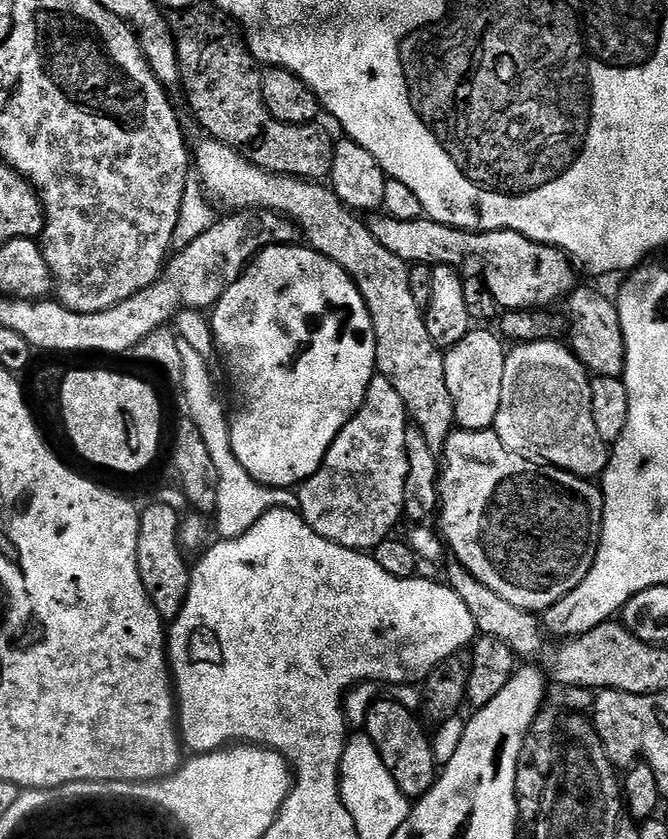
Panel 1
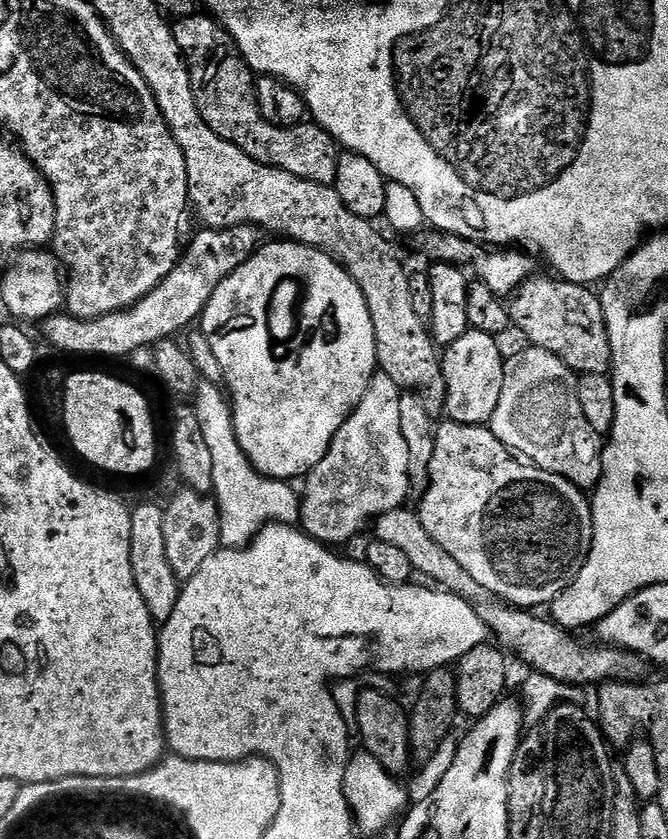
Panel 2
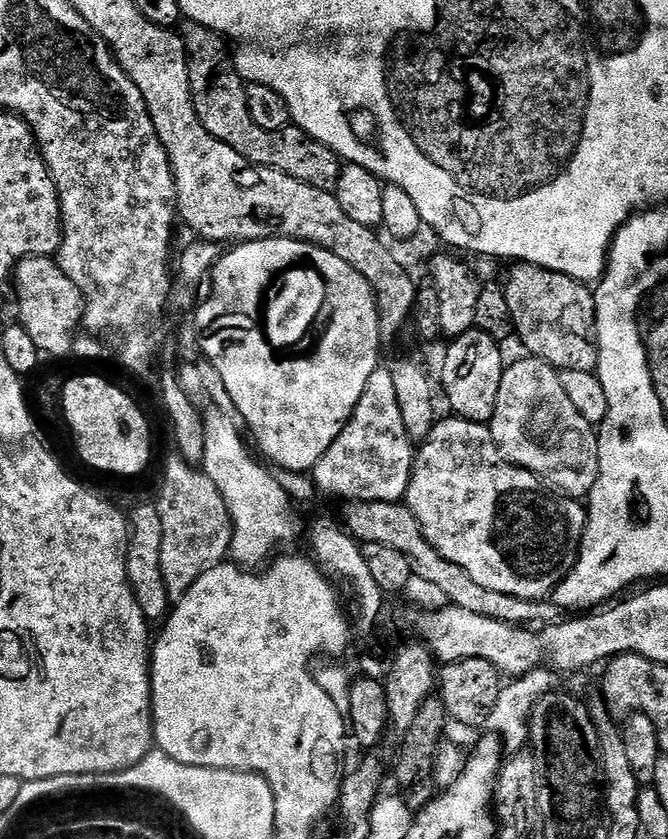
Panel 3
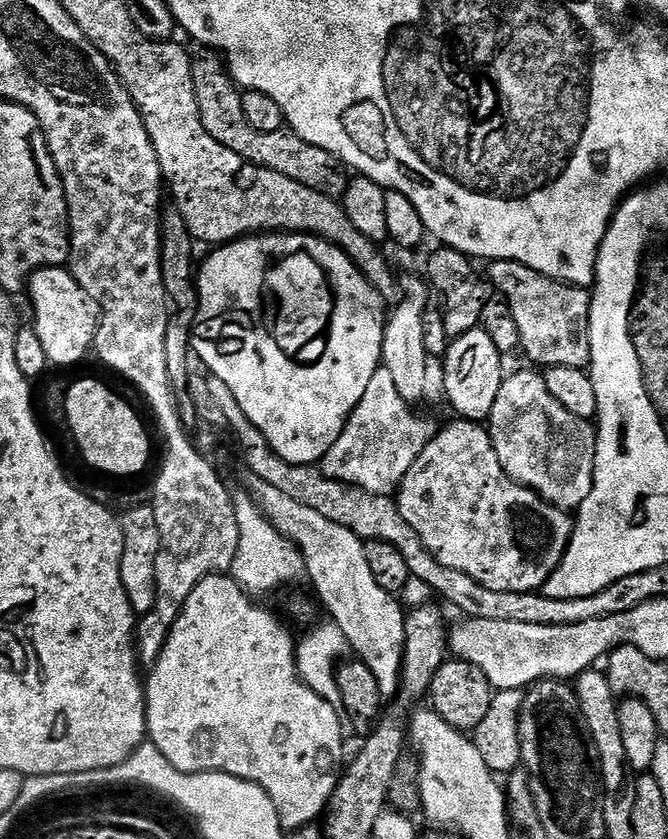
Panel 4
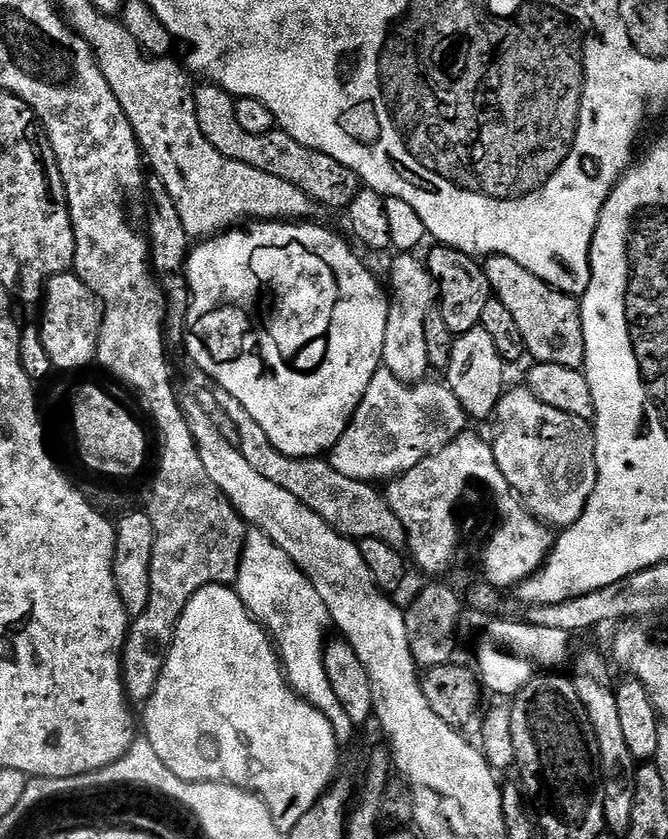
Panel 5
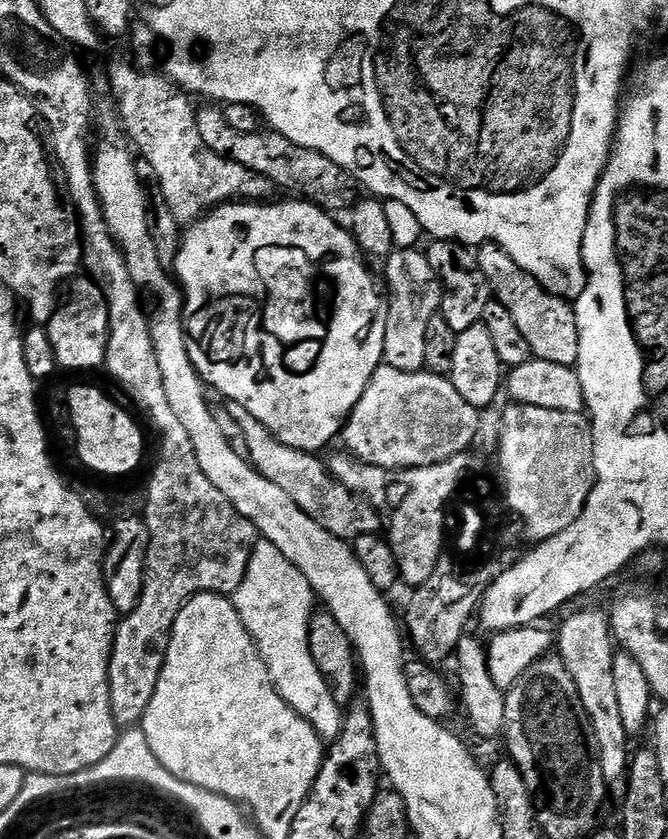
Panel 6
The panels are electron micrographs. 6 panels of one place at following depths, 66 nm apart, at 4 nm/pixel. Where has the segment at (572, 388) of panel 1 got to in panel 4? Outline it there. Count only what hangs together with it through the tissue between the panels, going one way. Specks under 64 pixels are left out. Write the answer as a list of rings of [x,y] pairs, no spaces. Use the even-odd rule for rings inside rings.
[[[536,372],[505,375],[498,398],[494,398],[494,410],[486,421],[486,432],[493,450],[498,454],[498,462],[502,462],[511,480],[532,488],[541,500],[548,501],[556,508],[576,510],[582,502],[586,502],[594,482],[596,430],[589,421],[570,414],[570,410],[566,410],[566,406],[562,406],[562,402],[550,394],[543,375]]]

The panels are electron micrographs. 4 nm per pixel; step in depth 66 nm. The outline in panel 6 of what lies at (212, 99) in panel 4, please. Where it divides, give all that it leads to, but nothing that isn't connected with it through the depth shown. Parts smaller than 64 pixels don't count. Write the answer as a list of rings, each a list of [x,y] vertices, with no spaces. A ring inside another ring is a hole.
[[[201,107],[197,111],[198,134],[202,134],[202,142],[210,151],[218,154],[218,158],[238,162],[238,166],[246,166],[246,170],[254,170],[258,175],[271,180],[277,189],[285,188],[288,191],[285,193],[309,200],[311,204],[317,204],[329,214],[340,214],[336,212],[344,211],[347,213],[361,199],[362,192],[358,181],[346,169],[338,166],[338,162],[326,158],[326,154],[313,148],[299,148],[280,132],[272,132],[268,136],[243,136],[230,126],[230,122],[226,122],[223,107],[208,107],[212,108]]]

